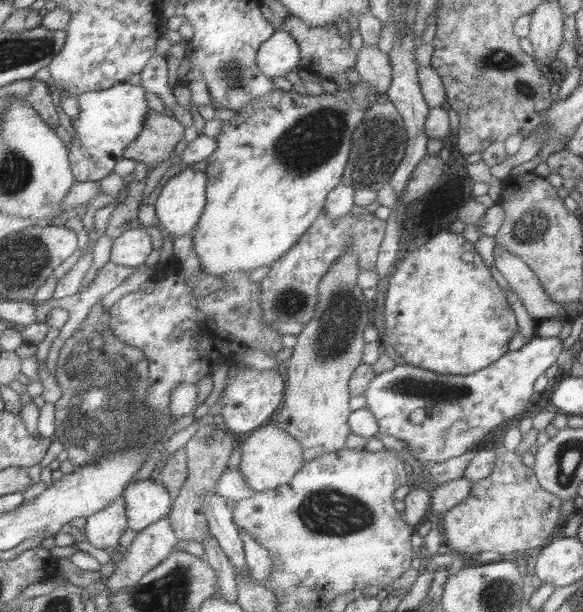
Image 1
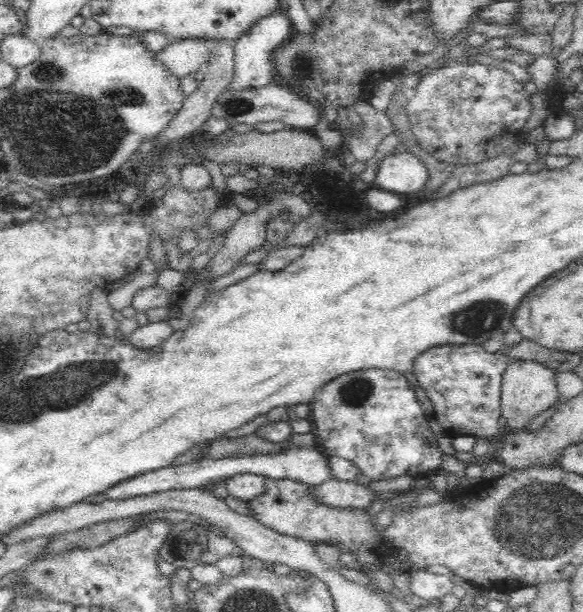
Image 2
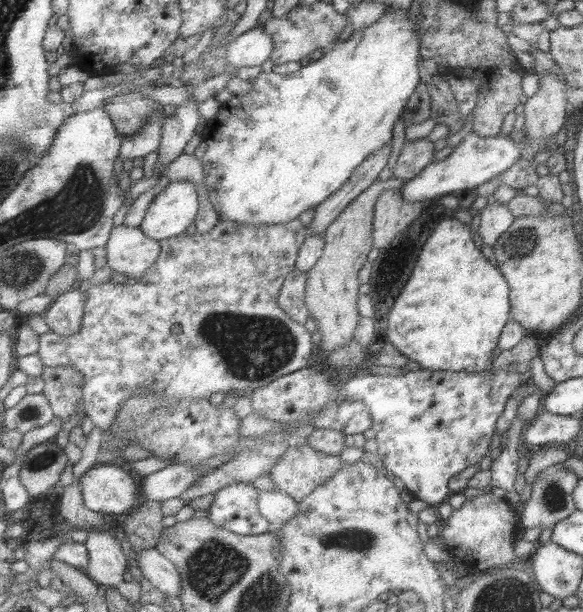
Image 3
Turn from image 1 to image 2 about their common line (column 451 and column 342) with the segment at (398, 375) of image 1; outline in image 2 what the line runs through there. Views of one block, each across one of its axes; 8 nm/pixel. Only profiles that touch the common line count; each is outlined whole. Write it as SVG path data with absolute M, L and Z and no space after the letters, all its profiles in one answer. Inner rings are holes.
M381 368L345 372L319 388L308 405L312 424L318 430L318 445L328 456L347 460L368 484L390 484L398 478L413 478L429 485L428 479L442 470L443 453L438 450L434 432L414 395L414 388L401 372Z

